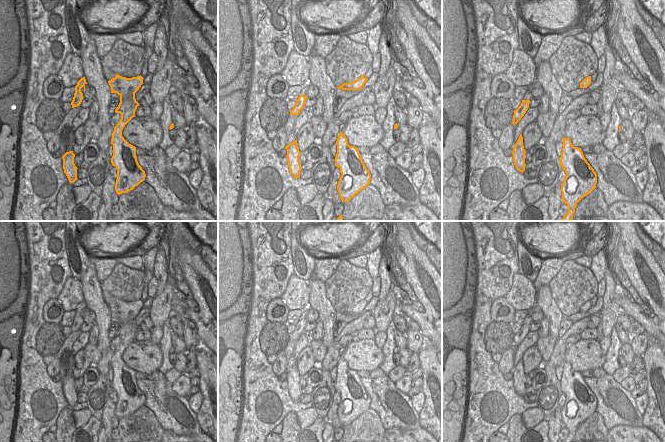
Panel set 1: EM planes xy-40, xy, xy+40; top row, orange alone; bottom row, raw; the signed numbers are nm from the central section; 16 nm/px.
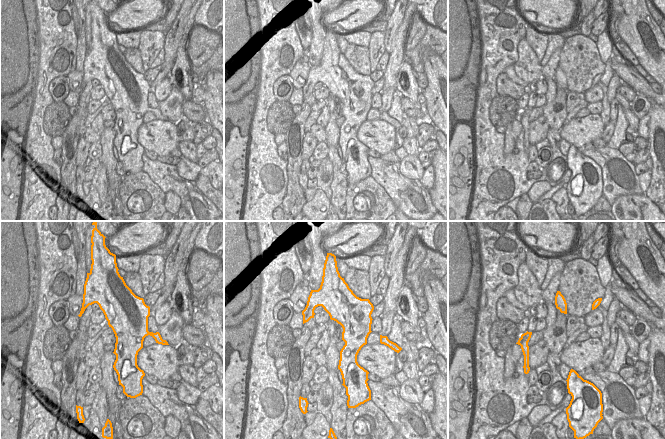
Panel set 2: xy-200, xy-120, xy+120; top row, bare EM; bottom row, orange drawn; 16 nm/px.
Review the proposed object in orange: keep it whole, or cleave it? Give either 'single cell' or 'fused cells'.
single cell

